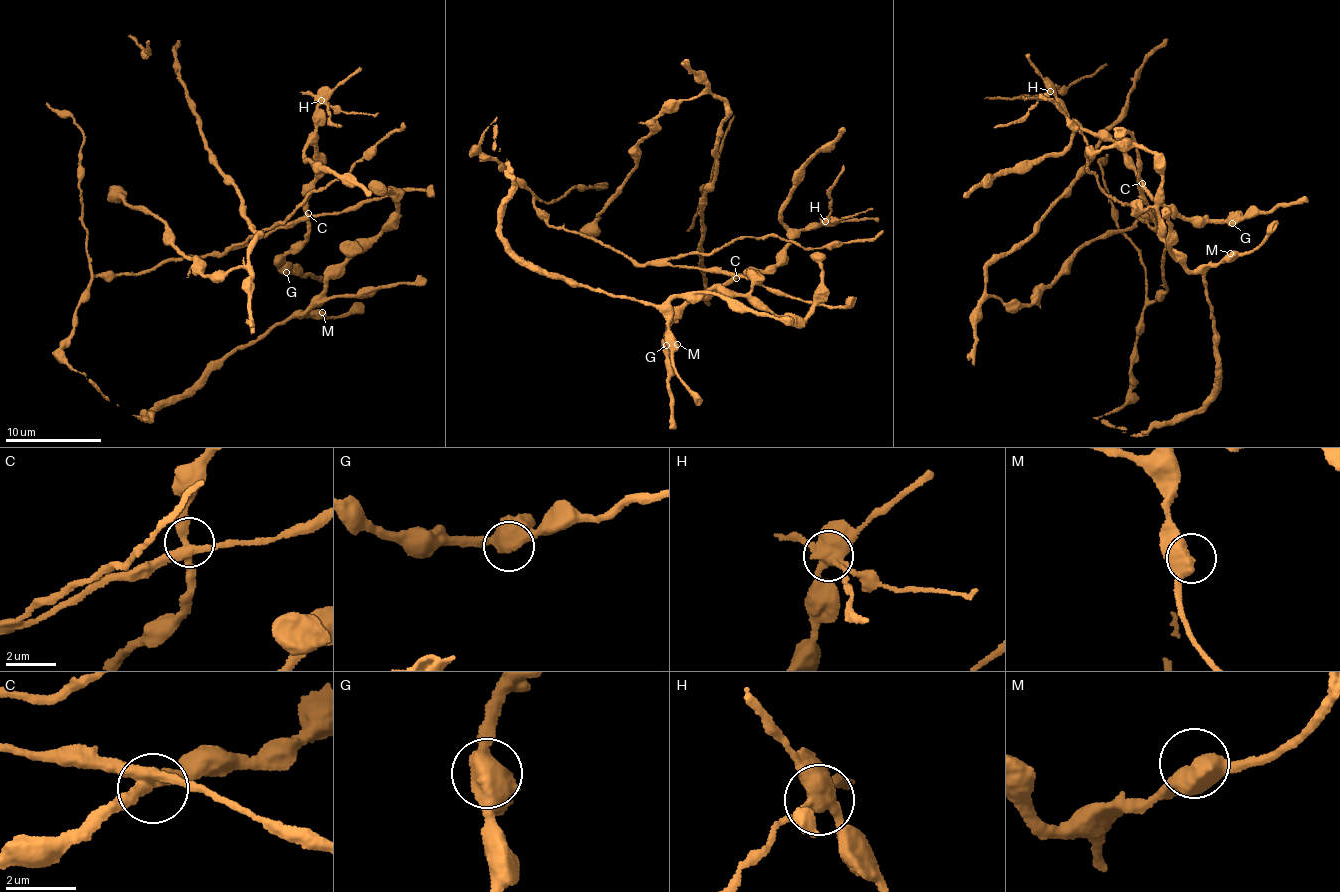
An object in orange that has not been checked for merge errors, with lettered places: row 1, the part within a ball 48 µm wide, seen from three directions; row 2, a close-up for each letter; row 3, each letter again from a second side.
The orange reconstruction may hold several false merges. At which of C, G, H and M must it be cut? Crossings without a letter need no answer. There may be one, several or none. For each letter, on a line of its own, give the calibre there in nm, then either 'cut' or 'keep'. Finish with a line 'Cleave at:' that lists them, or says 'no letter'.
C: calibre 340 nm; keep
G: calibre 480 nm; keep
H: calibre 550 nm; cut
M: calibre 500 nm; keep
Cleave at: H

